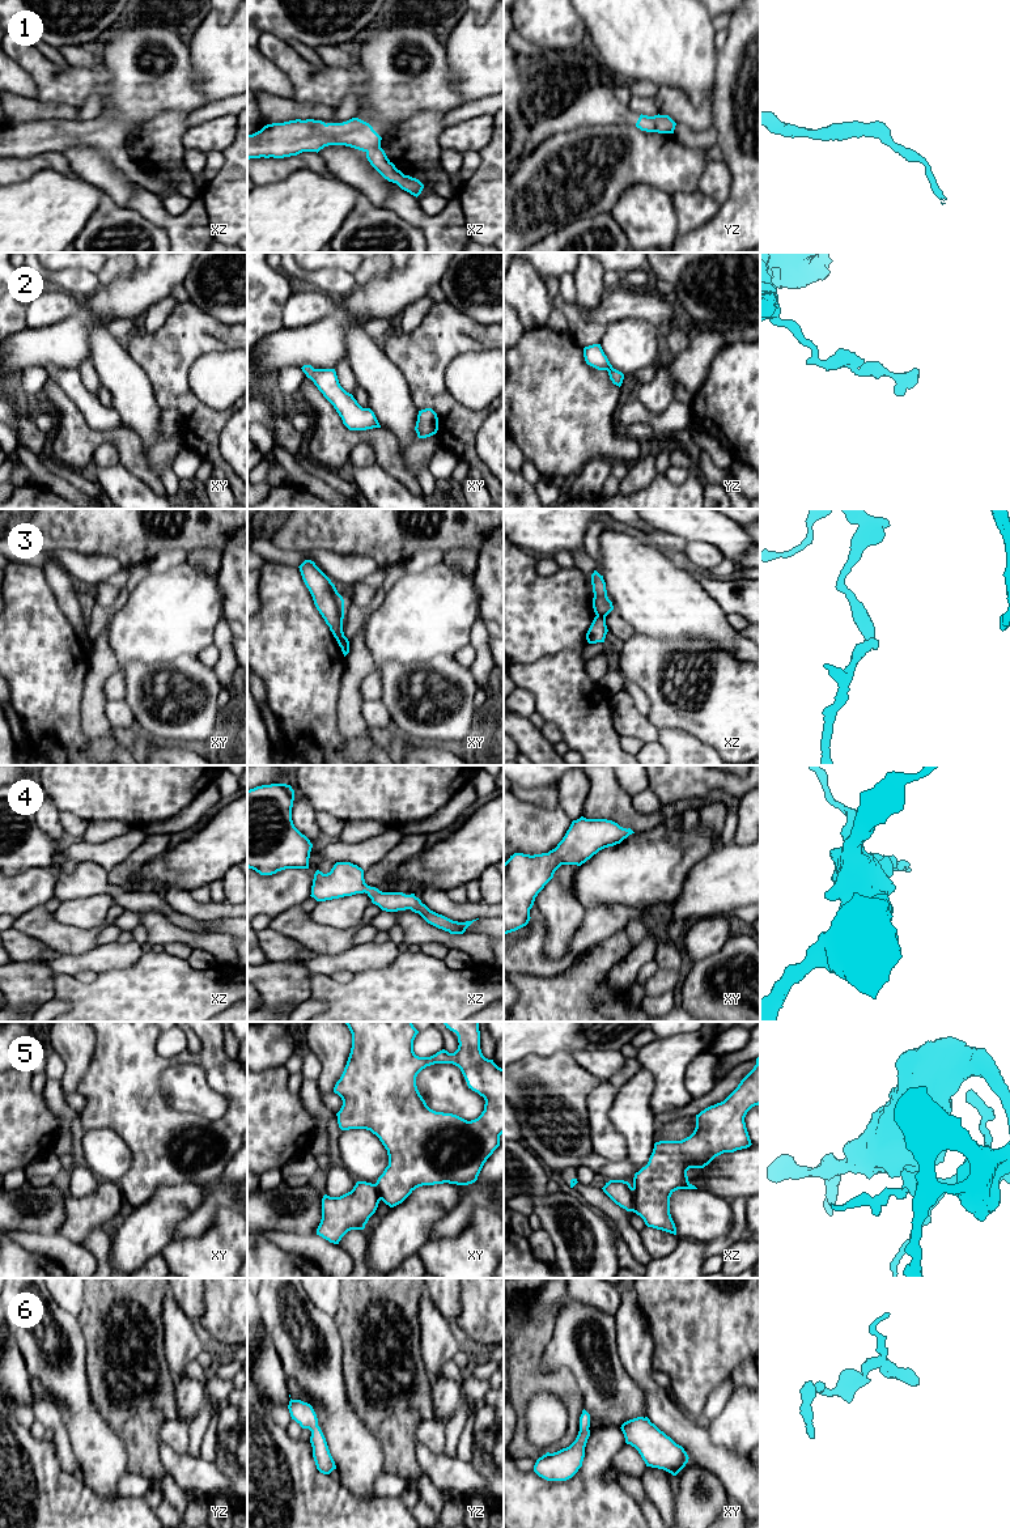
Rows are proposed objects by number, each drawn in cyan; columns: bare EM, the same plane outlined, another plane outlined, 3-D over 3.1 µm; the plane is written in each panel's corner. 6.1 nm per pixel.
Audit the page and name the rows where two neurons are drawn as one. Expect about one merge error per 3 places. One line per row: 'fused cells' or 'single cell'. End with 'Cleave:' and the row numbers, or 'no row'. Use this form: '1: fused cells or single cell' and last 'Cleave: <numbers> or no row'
1: single cell
2: single cell
3: fused cells
4: single cell
5: fused cells
6: single cell
Cleave: 3, 5

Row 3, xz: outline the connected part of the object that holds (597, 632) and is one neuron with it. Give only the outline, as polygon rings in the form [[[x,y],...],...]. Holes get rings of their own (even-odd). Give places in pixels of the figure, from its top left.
[[[595,616],[586,633],[586,640],[589,644],[604,642],[607,632],[606,617]]]

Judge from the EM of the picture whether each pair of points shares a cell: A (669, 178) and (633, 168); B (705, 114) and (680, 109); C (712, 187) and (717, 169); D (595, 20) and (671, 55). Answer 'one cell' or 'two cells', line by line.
A: one cell
B: one cell
C: one cell
D: one cell

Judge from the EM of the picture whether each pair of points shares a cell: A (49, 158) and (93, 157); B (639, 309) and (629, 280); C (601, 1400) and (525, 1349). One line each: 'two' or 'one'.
A: two
B: two
C: two

